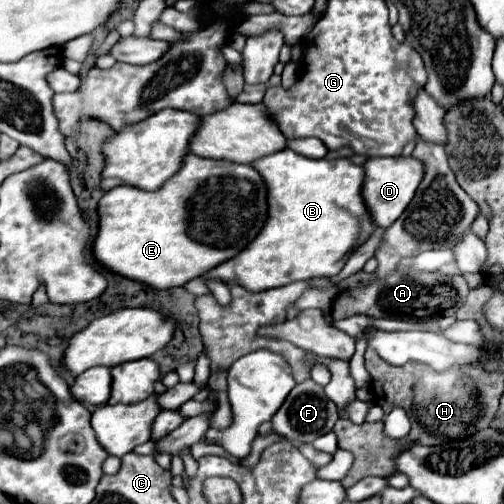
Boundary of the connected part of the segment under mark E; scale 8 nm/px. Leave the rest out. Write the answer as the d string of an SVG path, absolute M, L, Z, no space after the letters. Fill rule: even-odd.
M189 153L183 159L181 171L157 191L143 191L133 185L119 185L107 191L99 203L99 217L95 257L105 267L151 287L177 287L229 261L259 235L267 221L267 187L263 177L251 165L203 159Z

